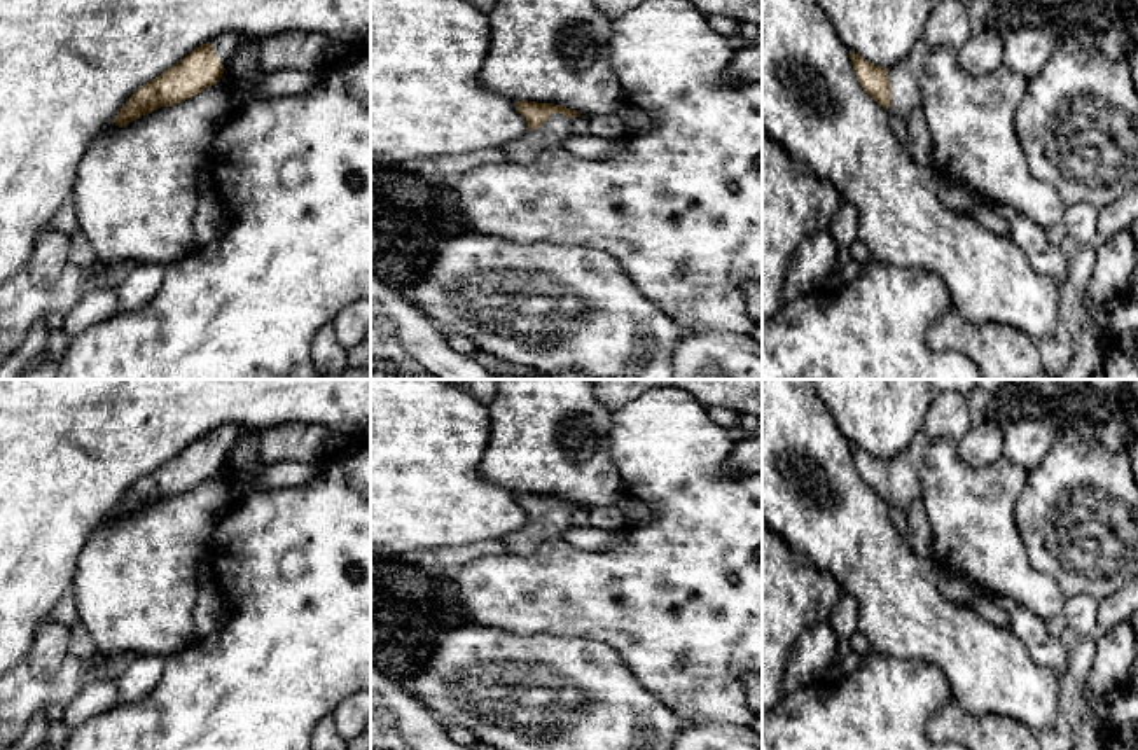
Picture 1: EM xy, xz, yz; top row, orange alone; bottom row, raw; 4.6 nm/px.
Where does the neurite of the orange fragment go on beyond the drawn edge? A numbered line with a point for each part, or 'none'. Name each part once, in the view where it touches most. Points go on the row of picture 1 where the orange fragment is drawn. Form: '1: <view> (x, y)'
1: xz (556, 130)

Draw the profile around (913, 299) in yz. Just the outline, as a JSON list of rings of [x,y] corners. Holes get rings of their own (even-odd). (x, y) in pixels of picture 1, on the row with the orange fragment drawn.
[[[871,260],[858,278],[836,294],[816,290],[762,318],[762,379],[982,379],[963,353],[933,351],[928,344],[928,329],[951,308],[949,290],[937,274]]]

